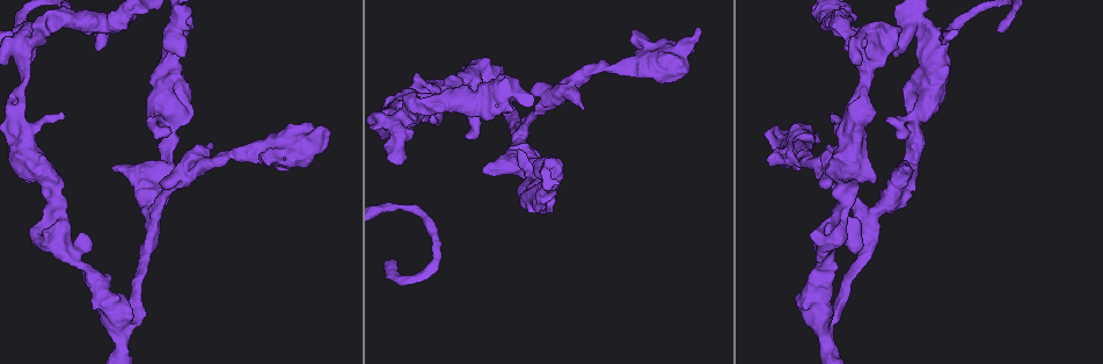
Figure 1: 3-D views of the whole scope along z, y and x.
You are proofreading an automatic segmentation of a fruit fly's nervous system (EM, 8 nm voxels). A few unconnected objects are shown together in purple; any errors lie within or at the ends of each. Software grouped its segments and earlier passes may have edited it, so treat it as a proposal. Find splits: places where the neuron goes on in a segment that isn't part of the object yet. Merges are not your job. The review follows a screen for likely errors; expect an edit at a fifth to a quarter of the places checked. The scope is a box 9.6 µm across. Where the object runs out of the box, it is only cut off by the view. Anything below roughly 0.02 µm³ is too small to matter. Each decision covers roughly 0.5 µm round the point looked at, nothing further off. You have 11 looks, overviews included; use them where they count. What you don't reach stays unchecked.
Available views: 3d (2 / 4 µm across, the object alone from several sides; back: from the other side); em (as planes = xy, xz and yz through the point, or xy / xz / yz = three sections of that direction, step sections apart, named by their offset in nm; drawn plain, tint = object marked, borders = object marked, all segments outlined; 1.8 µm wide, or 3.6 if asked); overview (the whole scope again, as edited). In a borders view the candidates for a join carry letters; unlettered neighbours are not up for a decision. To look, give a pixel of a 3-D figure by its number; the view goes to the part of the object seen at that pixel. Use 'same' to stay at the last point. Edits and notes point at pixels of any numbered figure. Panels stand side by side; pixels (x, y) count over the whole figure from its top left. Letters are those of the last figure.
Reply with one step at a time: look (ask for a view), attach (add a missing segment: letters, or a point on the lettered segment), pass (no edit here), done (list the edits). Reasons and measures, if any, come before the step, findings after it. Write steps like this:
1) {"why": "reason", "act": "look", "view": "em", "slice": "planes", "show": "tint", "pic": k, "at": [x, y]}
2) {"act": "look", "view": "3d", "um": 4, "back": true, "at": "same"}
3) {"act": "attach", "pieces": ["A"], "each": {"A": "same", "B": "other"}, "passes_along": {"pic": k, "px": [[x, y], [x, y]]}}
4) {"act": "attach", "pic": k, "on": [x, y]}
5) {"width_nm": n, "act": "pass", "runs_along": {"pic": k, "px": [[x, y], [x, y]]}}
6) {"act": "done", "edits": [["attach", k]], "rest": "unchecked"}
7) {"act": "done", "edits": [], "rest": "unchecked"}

{"why": "touches itself", "act": "look", "view": "em", "slice": "yz", "step": 4, "show": "tint", "pic": 1, "at": [923, 88]}

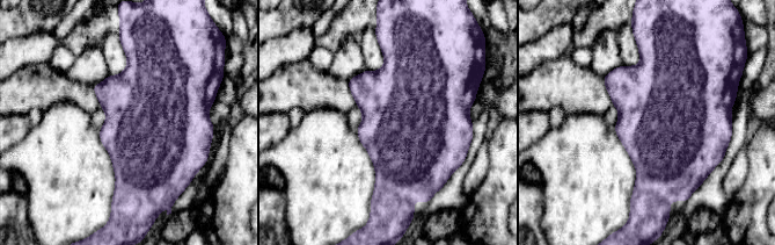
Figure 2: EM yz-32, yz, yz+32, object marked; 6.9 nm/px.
{"act": "look", "view": "em", "slice": "planes", "show": "tint", "at": "same"}

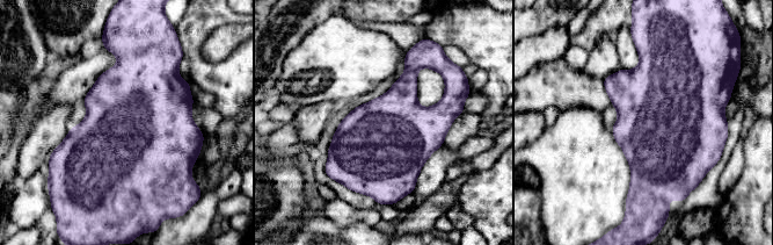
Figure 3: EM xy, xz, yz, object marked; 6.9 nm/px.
{"act": "look", "view": "em", "slice": "planes", "show": "borders", "at": "same"}

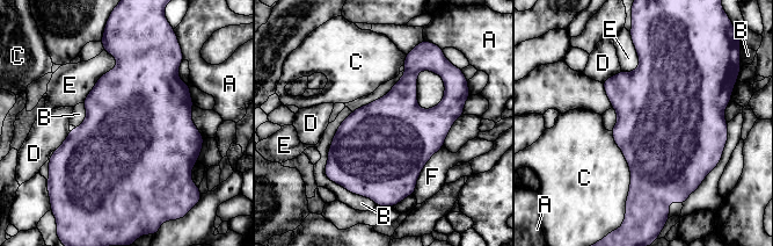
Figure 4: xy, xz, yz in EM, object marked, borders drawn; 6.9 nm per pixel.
{"longest_contact_nm": ["B", 650], "act": "pass", "each": {"A": "other", "B": "other", "C": "other", "D": "other", "E": "other", "F": "other"}, "border": {"pic": 4, "px": [[352, 113], [325, 174], [376, 203]]}, "found": "none of them fits"}

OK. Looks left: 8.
{"why": "free end", "act": "look", "view": "em", "slice": "planes", "show": "plain", "pic": 1, "at": [212, 144]}

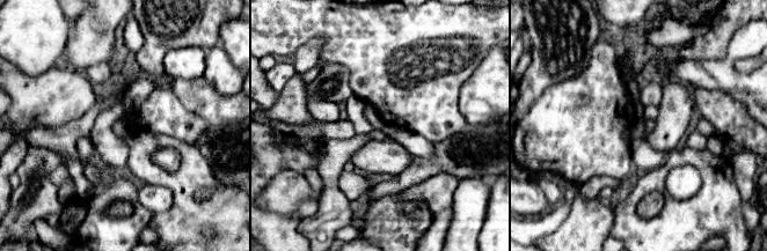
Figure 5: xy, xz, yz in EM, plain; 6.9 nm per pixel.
{"act": "look", "view": "em", "slice": "planes", "show": "tint", "at": "same"}

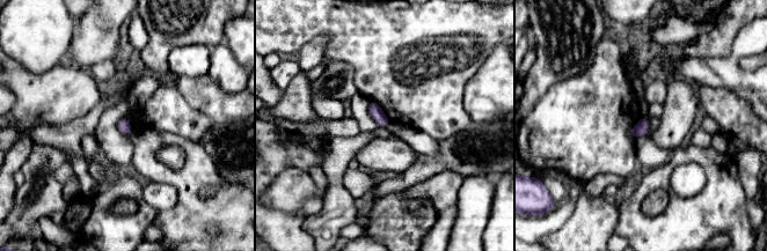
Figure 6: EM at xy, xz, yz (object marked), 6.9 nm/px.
{"why": "what lies round it", "act": "look", "view": "em", "slice": "planes", "show": "borders", "at": "same"}

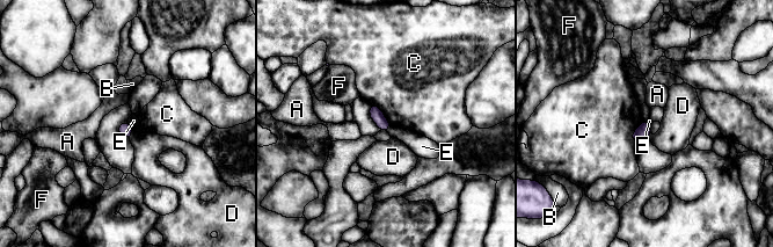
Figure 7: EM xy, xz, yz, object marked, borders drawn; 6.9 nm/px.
{"act": "attach", "pieces": ["E"], "each": {"A": "other", "B": "other", "C": "other", "D": "other", "E": "same", "F": "other"}, "passes_along": {"pic": 7, "px": [[125, 130], [130, 126], [133, 121]]}, "found": "the neuron continues"}

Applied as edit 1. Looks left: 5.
{"why": "free end", "act": "look", "view": "em", "slice": "planes", "show": "borders", "pic": 1, "at": [384, 263]}

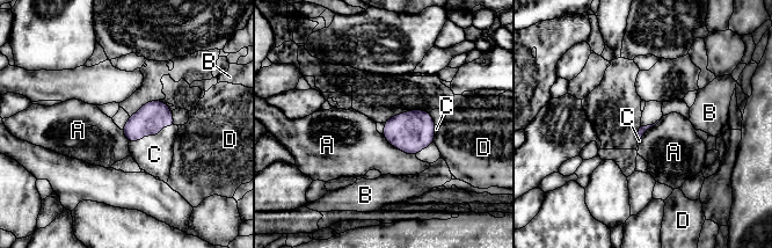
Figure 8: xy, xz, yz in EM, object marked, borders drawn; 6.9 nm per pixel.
{"act": "attach", "pieces": ["C"], "each": {"A": "other", "B": "other", "C": "same", "D": "other"}, "found": "the neuron continues"}

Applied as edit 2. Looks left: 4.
{"why": "abrupt turn", "act": "look", "view": "em", "slice": "xz", "step": 4, "show": "borders", "pic": 1, "at": [64, 245]}

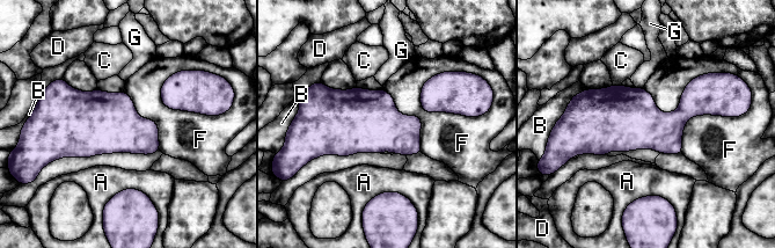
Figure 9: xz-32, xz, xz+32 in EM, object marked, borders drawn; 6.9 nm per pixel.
{"act": "pass", "each": {"A": "other", "B": "other", "C": "other", "D": "other", "F": "other", "G": "other"}, "border": {"pic": 9, "px": [[423, 84], [425, 111], [467, 117]]}, "found": "none of them fits"}

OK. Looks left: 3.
{"act": "done", "edits": [["attach", 7], ["attach", 8]], "rest": "unchecked"}

